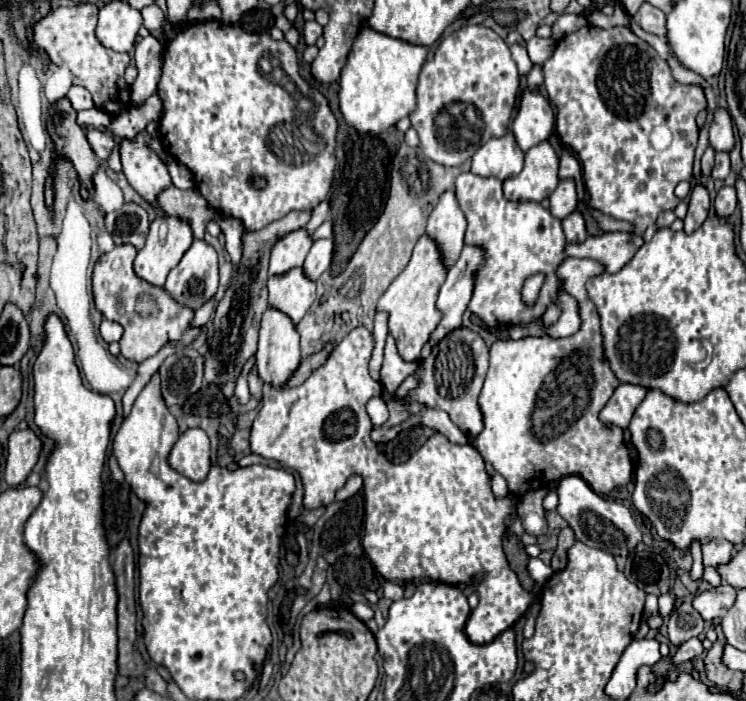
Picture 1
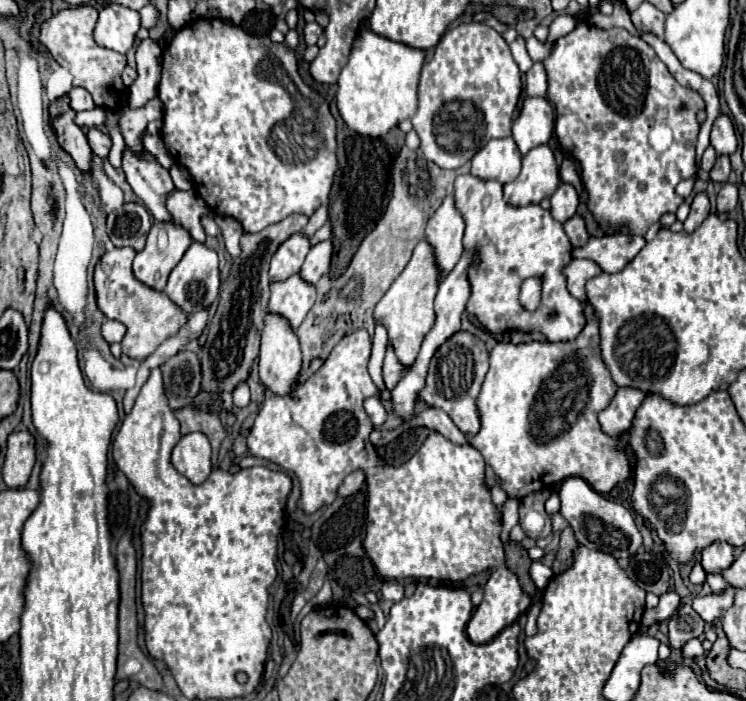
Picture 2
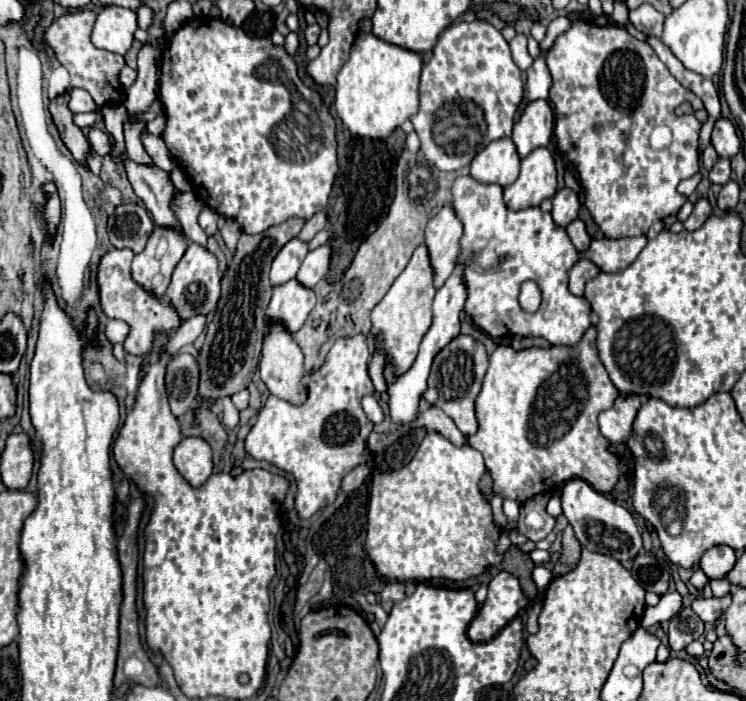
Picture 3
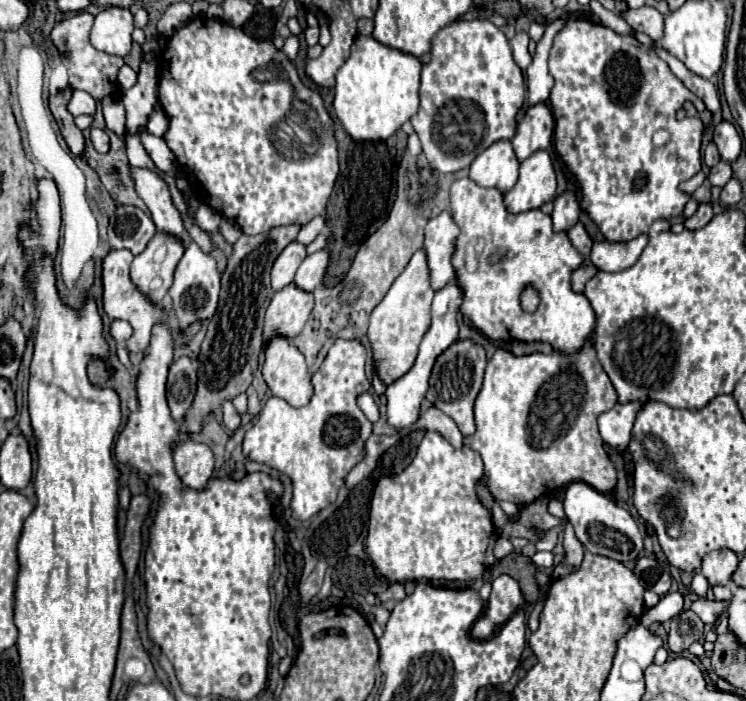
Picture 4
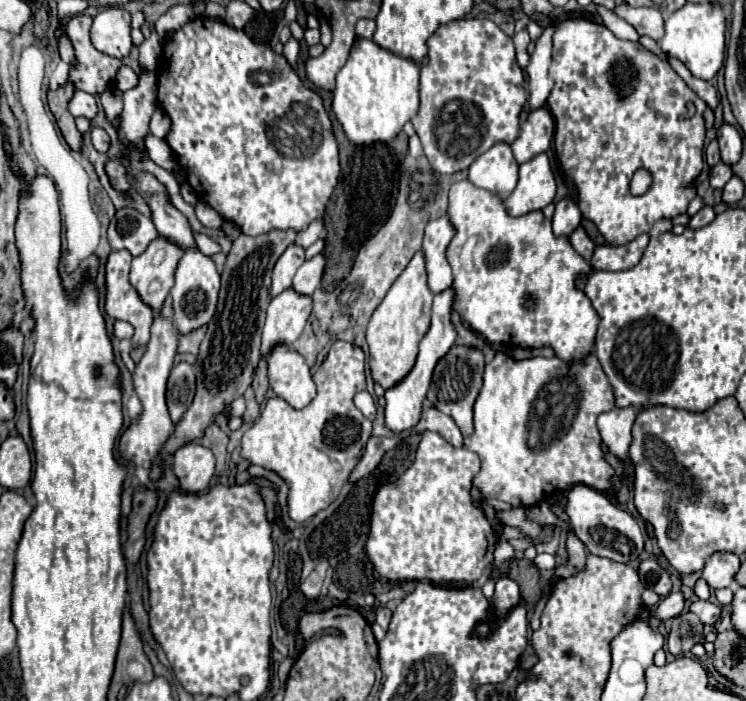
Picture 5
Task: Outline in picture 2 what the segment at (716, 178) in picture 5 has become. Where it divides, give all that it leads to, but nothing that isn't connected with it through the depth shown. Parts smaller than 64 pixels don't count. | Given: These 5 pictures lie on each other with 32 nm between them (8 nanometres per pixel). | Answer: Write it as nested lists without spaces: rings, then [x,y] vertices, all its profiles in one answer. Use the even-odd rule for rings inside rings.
[[[720,154],[720,156],[716,158],[716,164],[714,164],[712,172],[710,172],[710,178],[712,178],[714,182],[726,182],[728,176],[730,176],[730,158],[724,156],[724,154]]]

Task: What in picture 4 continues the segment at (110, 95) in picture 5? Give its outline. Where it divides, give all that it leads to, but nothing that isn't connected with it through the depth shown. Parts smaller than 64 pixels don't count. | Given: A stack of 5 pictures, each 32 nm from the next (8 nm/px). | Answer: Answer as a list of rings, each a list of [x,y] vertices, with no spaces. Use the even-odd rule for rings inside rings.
[[[102,100],[102,112],[106,120],[106,128],[112,130],[120,140],[124,140],[124,122],[126,112],[120,100]]]

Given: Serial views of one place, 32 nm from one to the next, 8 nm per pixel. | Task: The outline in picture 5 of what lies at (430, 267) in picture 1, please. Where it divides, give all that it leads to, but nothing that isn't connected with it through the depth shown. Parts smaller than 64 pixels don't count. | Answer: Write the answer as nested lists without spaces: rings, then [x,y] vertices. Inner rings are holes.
[[[416,252],[406,270],[398,276],[398,280],[388,290],[382,304],[374,310],[366,340],[370,346],[370,370],[374,382],[382,384],[384,388],[390,388],[398,380],[402,380],[414,366],[418,356],[418,344],[428,332],[428,320],[430,320],[430,306],[432,306],[432,290],[428,288],[428,272],[424,254]]]

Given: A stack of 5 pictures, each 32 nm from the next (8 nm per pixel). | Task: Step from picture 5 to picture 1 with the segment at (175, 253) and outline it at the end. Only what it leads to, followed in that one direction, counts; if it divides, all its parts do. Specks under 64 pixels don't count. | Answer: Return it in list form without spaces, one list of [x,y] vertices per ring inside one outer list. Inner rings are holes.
[[[166,214],[154,218],[152,224],[150,224],[150,232],[148,232],[146,244],[144,244],[144,248],[138,252],[138,256],[134,260],[136,274],[140,278],[148,280],[150,284],[164,286],[164,280],[166,280],[168,272],[180,262],[184,252],[190,248],[192,240],[194,240],[194,234],[192,234],[190,220],[184,220],[180,216],[166,216]]]

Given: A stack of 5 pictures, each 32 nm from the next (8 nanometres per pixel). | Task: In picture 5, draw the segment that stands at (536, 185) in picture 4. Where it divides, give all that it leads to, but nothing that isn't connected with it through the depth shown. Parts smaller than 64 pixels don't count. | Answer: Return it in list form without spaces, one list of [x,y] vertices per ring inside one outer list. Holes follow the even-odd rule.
[[[536,154],[532,160],[520,164],[520,178],[516,188],[504,200],[510,216],[522,216],[532,210],[542,210],[554,200],[556,180],[548,156]]]

